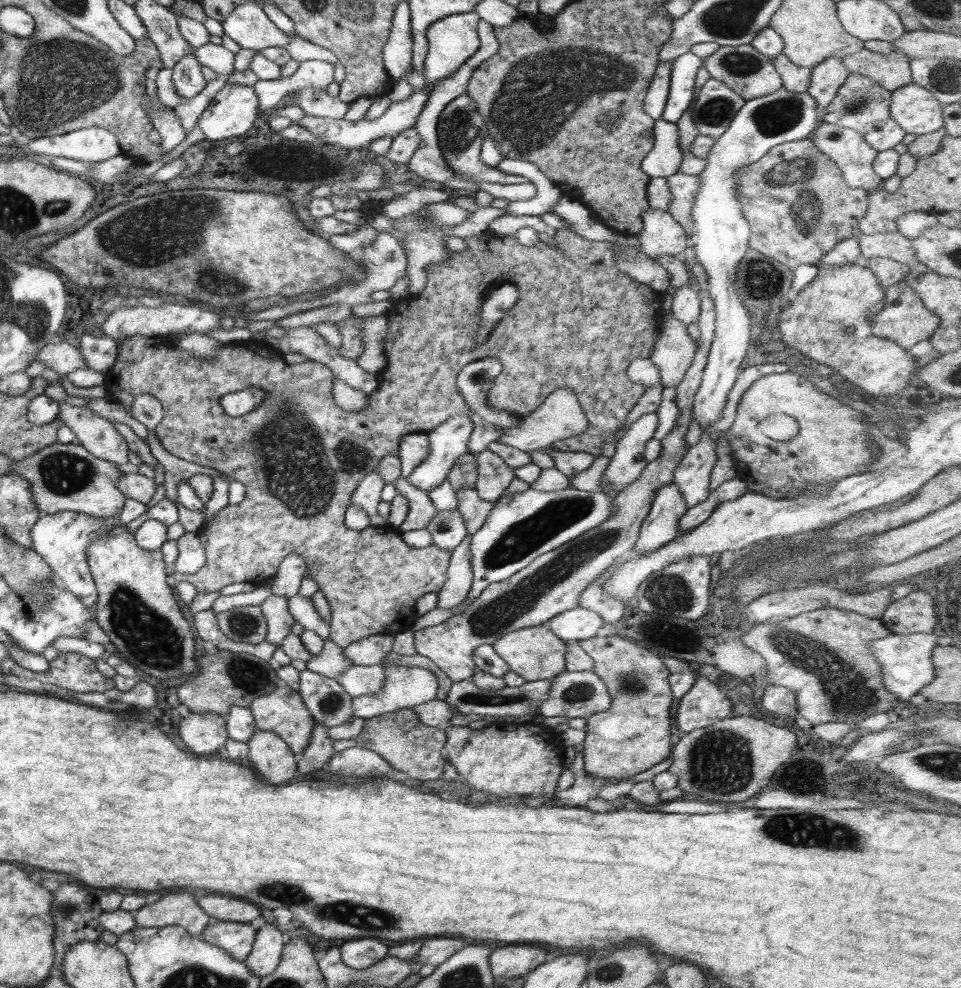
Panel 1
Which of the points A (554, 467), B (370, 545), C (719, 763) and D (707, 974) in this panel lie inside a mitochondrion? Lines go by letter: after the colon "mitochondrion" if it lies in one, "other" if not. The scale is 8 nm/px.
A: other
B: other
C: mitochondrion
D: other

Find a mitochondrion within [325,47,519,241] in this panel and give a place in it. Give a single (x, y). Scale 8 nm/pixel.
(458, 128)

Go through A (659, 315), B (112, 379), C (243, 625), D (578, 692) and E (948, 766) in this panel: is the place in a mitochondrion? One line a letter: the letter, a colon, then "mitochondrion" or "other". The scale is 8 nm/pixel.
A: other
B: other
C: mitochondrion
D: mitochondrion
E: mitochondrion

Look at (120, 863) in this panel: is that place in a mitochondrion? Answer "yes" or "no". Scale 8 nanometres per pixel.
no

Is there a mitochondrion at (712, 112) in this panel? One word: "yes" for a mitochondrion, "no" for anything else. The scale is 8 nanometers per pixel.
yes

